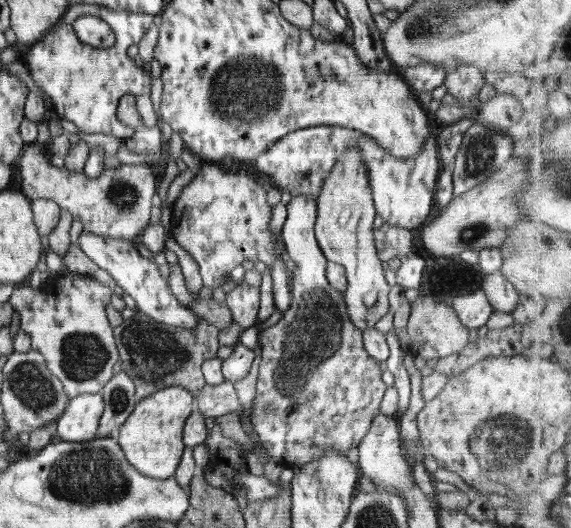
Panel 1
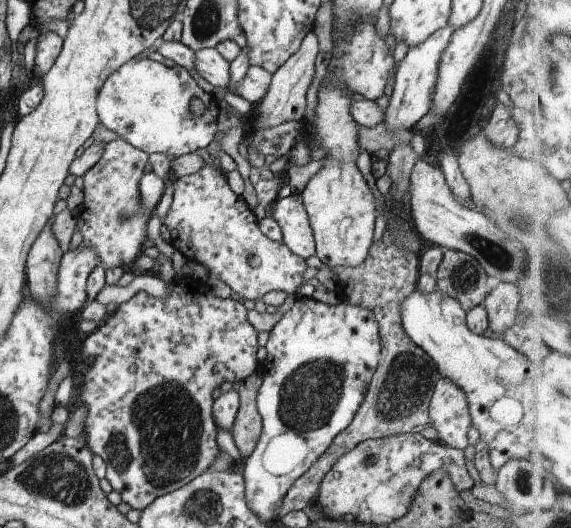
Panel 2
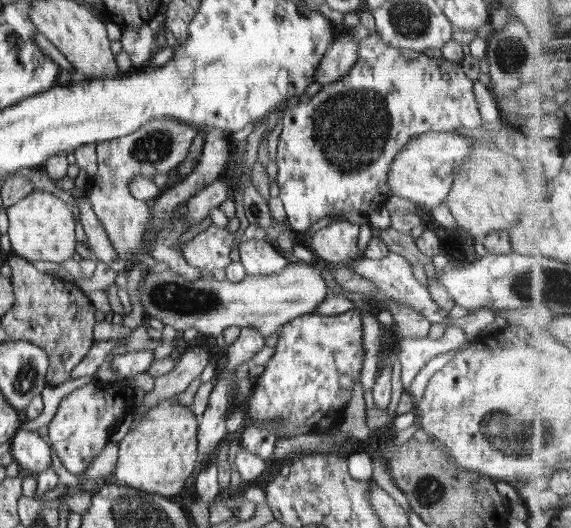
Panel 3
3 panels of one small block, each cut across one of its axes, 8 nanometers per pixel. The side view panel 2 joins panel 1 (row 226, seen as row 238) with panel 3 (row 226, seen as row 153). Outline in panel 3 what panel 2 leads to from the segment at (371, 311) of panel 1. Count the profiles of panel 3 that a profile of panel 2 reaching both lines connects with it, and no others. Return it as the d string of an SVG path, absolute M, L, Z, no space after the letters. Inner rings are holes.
M334 221L312 234L310 244L316 257L335 264L345 264L360 257L359 225L350 221Z

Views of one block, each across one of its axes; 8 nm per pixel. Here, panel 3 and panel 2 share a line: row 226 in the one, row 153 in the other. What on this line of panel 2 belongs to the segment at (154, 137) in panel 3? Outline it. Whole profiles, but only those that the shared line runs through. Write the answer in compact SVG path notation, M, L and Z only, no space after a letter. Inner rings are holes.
M119 139L106 144L102 158L84 173L84 200L80 207L77 208L78 224L76 229L82 234L83 243L87 247L96 249L100 266L104 266L106 269L112 267L128 269L132 266L135 258L144 250L142 244L144 239L147 238L147 224L150 213L142 206L138 185L148 162L149 154L138 150L124 139Z

